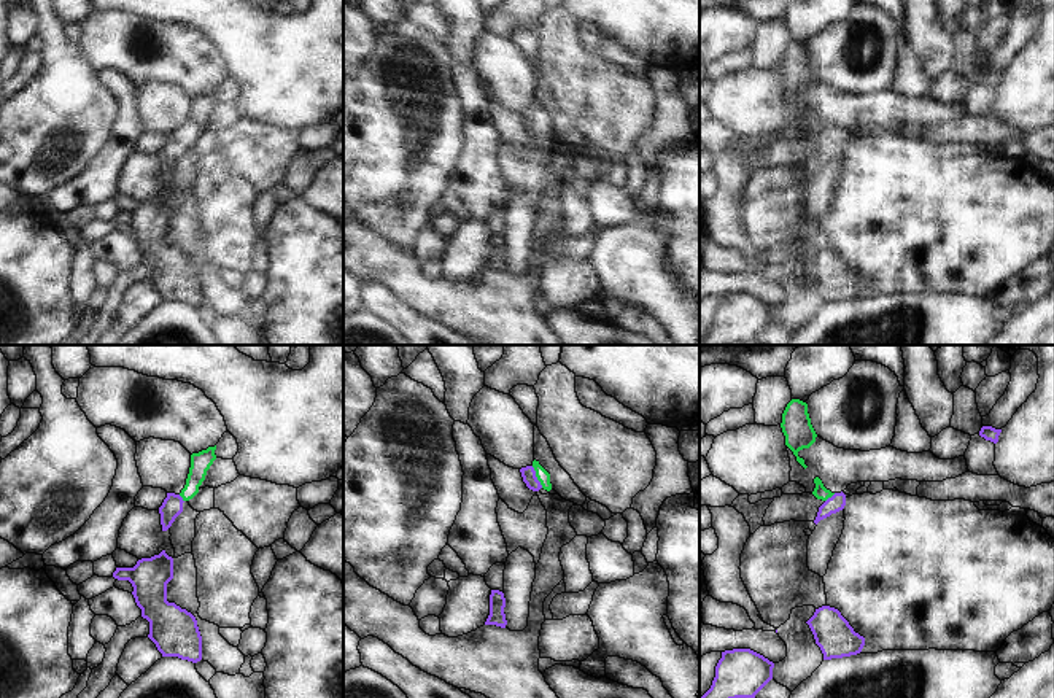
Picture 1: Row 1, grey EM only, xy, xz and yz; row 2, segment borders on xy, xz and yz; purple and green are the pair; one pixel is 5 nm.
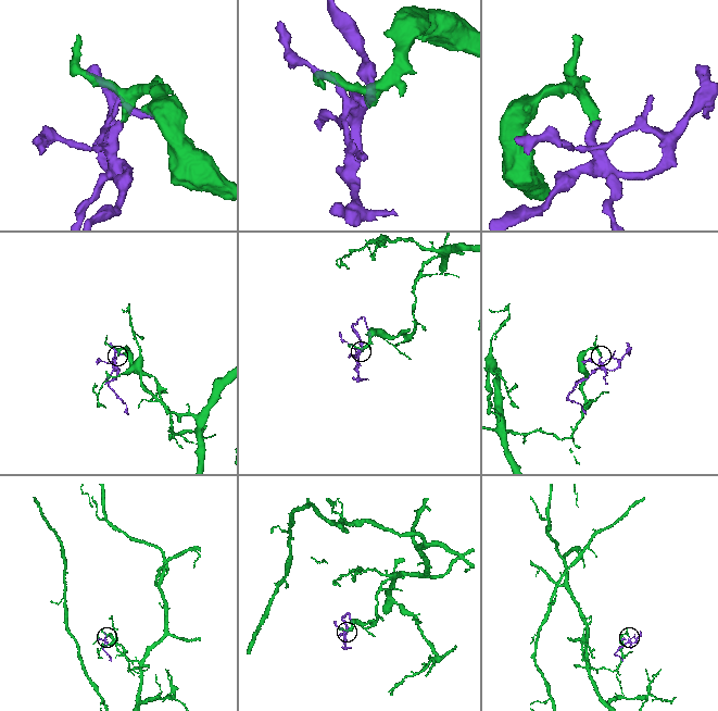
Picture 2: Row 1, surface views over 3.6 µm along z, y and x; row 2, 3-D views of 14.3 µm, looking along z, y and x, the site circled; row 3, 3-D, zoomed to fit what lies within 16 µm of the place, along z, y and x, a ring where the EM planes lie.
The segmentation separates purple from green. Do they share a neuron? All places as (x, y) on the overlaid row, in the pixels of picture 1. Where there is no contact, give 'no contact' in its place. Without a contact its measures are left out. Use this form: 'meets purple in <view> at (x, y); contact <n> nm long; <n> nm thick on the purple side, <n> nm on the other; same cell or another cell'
meets purple in xz at (536, 477); contact 130 nm long; 70 nm thick on the purple side, 70 nm on the other; same cell

